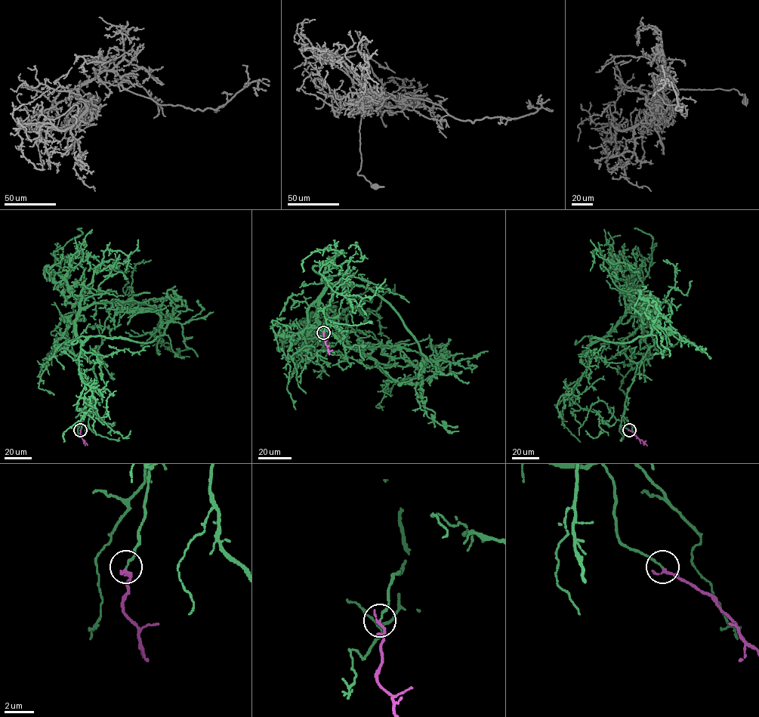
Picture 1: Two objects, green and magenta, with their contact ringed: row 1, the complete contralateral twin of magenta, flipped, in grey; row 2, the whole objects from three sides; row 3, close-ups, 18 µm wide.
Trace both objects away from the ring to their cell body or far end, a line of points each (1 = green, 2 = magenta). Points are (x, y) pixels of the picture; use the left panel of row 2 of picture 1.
1: (80, 430), (97, 382), (92, 363), (67, 341), (146, 342), (161, 326), (170, 349), (189, 356)
2: (80, 430), (84, 446)

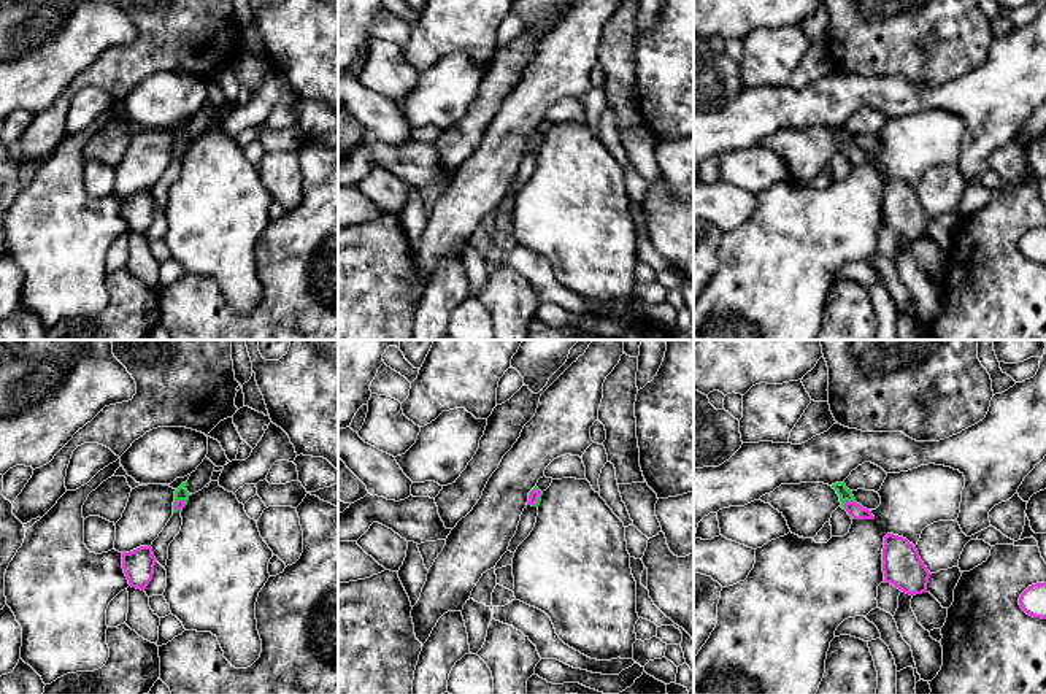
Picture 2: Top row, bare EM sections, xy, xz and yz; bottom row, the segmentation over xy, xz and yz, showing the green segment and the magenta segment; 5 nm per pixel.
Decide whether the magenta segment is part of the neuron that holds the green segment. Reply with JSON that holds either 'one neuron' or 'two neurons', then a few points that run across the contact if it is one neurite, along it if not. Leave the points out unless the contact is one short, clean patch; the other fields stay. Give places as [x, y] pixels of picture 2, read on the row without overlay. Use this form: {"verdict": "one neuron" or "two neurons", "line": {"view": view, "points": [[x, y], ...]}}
{"verdict": "two neurons"}

